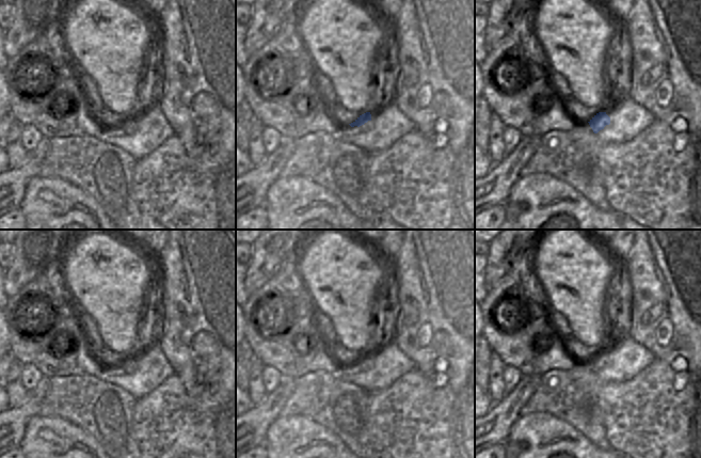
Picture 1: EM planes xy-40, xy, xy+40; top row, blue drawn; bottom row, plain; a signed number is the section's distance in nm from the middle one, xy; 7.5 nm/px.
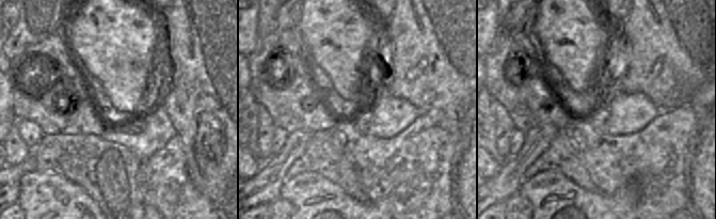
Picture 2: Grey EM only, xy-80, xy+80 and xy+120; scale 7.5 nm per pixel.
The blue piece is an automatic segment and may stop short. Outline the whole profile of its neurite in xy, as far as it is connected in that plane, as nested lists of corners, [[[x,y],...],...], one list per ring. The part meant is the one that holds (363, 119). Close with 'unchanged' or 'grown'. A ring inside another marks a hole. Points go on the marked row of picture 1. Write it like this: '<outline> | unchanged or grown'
[[[366,112],[360,115],[353,123],[348,125],[348,129],[342,132],[342,136],[355,136],[357,133],[364,133],[373,126],[370,112]]] | grown

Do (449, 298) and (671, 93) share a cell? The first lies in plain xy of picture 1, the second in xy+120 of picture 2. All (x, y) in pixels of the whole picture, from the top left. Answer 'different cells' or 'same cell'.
same cell

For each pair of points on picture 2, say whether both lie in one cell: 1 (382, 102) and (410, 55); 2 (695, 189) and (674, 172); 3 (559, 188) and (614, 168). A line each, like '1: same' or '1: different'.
1: different
2: different
3: different

